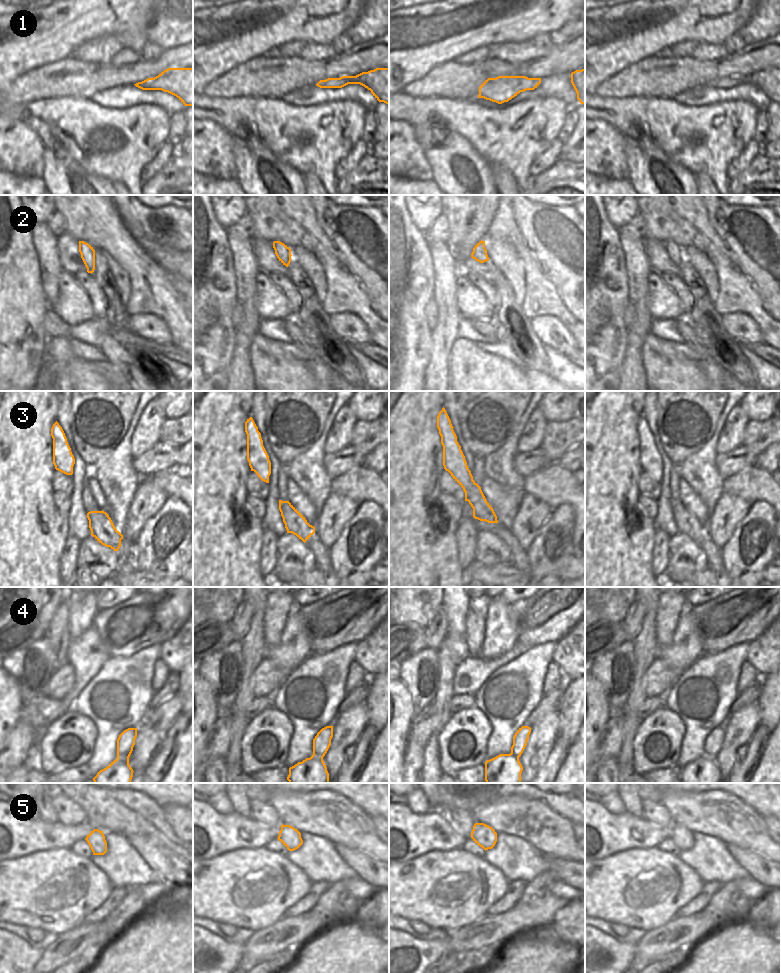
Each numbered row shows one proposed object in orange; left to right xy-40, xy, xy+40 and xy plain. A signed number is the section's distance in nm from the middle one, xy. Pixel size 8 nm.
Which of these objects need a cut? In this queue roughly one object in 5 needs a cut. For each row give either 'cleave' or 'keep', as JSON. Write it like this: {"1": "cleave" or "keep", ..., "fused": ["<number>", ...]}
{"1": "keep", "2": "keep", "3": "keep", "4": "keep", "5": "keep", "fused": []}

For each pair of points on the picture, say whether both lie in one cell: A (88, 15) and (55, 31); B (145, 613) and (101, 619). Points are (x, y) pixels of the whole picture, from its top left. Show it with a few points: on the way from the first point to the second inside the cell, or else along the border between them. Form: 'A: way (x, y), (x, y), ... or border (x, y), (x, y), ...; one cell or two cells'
A: way (80, 19), (63, 25); one cell
B: way (134, 619), (112, 619); one cell

